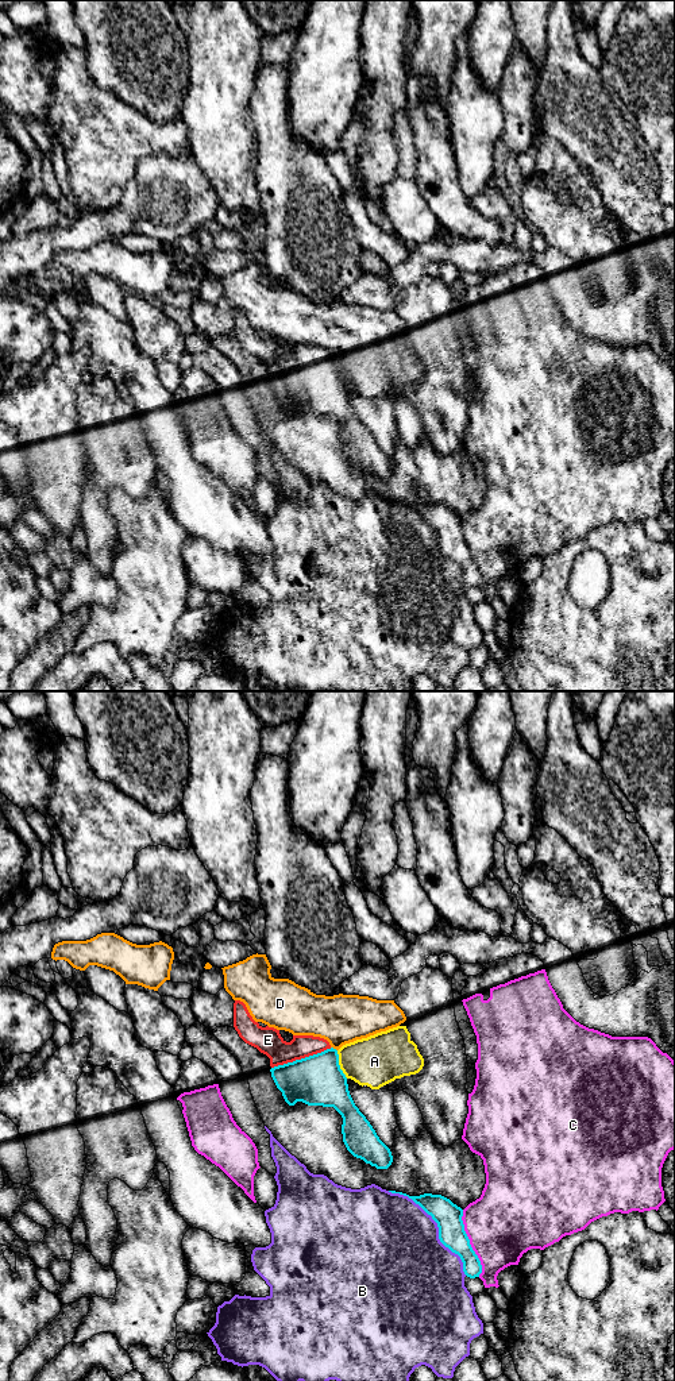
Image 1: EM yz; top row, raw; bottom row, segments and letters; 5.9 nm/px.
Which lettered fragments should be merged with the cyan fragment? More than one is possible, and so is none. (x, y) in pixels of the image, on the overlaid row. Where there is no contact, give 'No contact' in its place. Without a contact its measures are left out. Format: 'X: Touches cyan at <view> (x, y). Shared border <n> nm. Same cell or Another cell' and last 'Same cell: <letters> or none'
A: Touches cyan at yz (338, 1064). Shared border 180 nm. Another cell
B: Touches cyan at yz (438, 1226). Shared border 700 nm. Another cell
C: Touches cyan at yz (469, 1243). Shared border 420 nm. Another cell
D: Touches cyan at yz (332, 1048). Shared border 50 nm. Another cell
E: Touches cyan at yz (301, 1059). Shared border 380 nm. Another cell
Same cell: none

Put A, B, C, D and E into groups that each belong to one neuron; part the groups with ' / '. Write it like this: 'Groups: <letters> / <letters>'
Groups: A D / B / C / E

